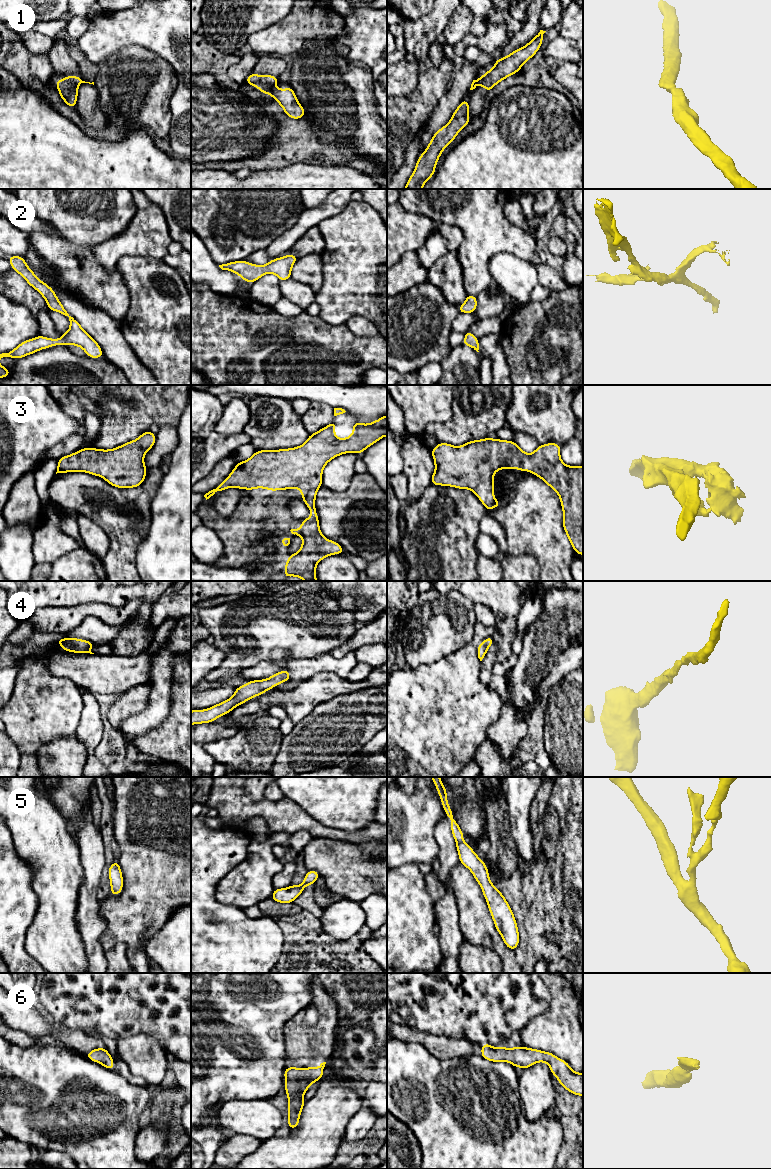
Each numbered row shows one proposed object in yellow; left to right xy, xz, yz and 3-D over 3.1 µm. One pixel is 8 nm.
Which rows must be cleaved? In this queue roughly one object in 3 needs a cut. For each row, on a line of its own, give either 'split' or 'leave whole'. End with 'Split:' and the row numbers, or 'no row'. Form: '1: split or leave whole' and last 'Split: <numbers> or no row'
1: split
2: leave whole
3: leave whole
4: leave whole
5: leave whole
6: leave whole
Split: 1

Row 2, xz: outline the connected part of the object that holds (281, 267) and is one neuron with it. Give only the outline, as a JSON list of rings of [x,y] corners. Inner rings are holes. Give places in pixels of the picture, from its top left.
[[[289,254],[270,260],[268,264],[258,266],[245,260],[229,262],[219,265],[222,270],[228,270],[239,275],[244,281],[253,283],[267,273],[275,274],[280,281],[291,279],[291,269],[298,258],[295,254]]]

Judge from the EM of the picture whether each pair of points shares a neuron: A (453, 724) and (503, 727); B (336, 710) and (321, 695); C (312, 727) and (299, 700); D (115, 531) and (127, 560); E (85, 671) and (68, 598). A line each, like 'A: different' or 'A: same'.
A: different
B: different
C: different
D: same
E: different

